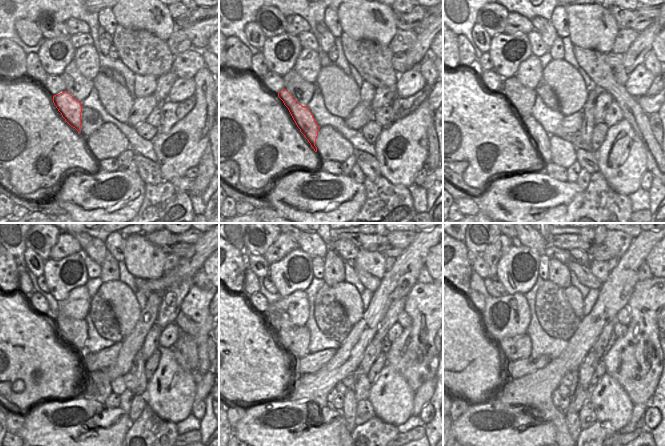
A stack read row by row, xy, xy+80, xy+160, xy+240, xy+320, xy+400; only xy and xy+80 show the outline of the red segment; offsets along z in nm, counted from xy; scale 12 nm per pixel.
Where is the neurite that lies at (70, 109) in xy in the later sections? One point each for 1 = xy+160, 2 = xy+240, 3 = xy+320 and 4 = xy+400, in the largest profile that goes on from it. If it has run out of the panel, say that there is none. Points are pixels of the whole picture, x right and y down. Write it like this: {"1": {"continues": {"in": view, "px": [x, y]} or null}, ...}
{"1": {"continues": {"in": "xy+160", "px": [537, 134]}}, "2": {"continues": {"in": "xy+240", "px": [99, 378]}}, "3": {"continues": {"in": "xy+320", "px": [332, 394]}}, "4": {"continues": {"in": "xy+400", "px": [556, 396]}}}

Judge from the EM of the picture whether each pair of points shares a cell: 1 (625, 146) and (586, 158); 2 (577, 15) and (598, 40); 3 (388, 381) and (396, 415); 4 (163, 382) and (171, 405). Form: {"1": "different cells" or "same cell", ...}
{"1": "different cells", "2": "same cell", "3": "same cell", "4": "same cell"}

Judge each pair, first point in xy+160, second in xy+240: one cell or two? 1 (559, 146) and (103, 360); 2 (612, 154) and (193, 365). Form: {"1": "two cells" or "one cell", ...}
{"1": "two cells", "2": "two cells"}

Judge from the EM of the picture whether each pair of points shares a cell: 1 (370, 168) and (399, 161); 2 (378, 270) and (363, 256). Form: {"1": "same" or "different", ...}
{"1": "different", "2": "same"}

